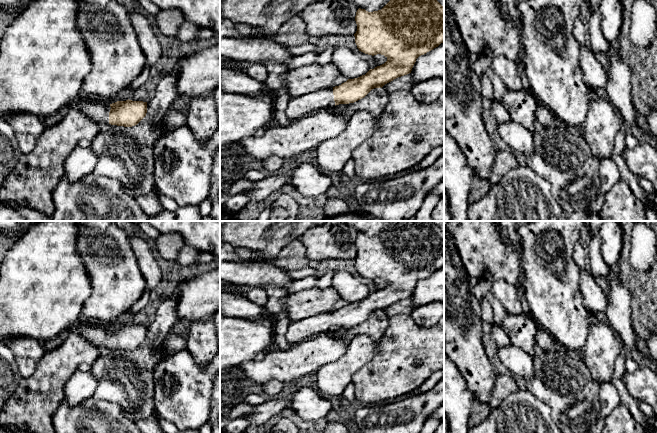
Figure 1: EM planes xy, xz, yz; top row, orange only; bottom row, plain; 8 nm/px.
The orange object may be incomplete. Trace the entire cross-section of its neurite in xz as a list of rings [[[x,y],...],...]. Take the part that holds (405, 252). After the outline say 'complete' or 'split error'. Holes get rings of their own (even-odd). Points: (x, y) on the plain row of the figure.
[[[397,221],[390,224],[381,234],[373,236],[359,232],[355,245],[357,255],[354,260],[359,275],[372,280],[384,279],[387,285],[370,293],[365,299],[348,303],[339,310],[291,322],[285,335],[290,345],[320,333],[354,327],[364,322],[372,313],[382,312],[394,303],[411,297],[419,280],[444,266],[444,230],[432,221]]] | split error

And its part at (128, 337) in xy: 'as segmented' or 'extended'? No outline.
extended

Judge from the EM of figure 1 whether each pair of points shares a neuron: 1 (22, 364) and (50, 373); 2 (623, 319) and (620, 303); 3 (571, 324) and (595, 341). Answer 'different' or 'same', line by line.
1: different
2: same
3: different

